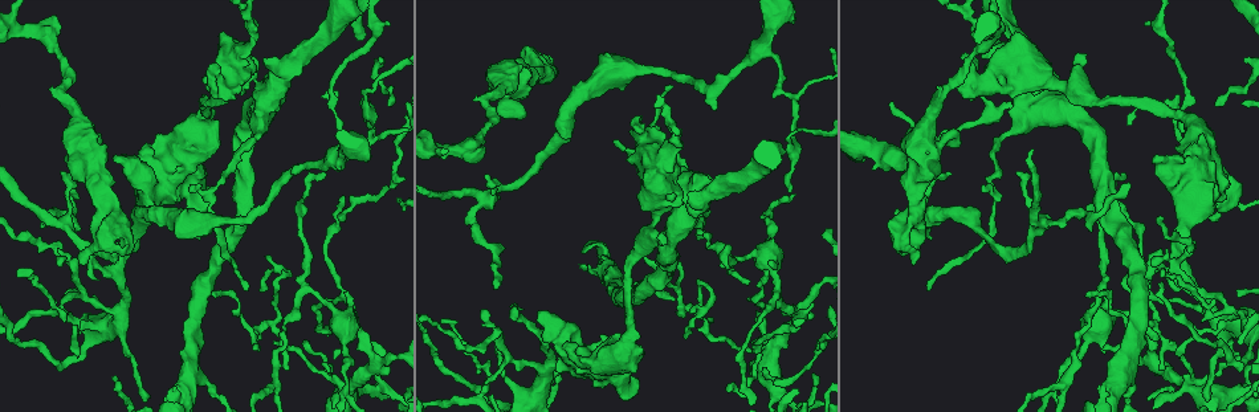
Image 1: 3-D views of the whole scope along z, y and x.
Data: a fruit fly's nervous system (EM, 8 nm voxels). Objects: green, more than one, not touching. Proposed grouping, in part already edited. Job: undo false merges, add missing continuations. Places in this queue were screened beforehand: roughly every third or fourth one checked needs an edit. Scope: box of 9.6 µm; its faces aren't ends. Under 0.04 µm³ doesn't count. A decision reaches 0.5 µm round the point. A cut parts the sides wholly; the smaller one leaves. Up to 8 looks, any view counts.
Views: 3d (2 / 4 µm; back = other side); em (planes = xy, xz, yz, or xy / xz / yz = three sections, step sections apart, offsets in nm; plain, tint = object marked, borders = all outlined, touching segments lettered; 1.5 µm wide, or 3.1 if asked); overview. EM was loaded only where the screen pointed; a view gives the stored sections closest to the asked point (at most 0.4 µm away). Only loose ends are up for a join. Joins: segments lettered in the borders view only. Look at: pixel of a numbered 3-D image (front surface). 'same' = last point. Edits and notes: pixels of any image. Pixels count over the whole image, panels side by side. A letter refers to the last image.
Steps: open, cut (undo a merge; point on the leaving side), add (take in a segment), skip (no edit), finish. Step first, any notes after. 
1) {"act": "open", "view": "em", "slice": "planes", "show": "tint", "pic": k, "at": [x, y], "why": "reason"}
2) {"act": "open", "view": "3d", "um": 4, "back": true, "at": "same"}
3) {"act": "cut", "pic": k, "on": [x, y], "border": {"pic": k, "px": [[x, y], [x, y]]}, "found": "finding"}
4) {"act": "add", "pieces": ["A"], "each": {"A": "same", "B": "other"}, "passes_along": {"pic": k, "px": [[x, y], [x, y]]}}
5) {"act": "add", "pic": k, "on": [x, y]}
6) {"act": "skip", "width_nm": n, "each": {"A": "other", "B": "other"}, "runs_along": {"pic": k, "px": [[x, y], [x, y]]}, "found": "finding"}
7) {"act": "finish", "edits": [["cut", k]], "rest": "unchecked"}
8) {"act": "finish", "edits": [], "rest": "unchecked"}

{"act": "open", "view": "em", "slice": "xy", "step": 8, "show": "tint", "pic": 1, "at": [501, 247], "why": "tapers out"}

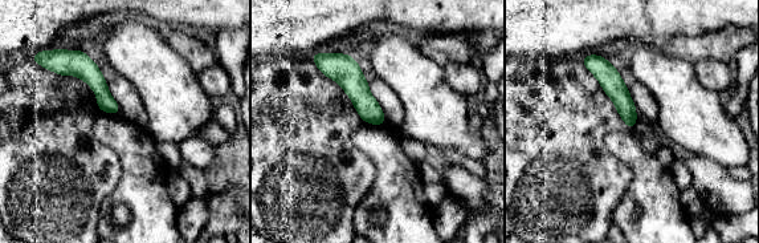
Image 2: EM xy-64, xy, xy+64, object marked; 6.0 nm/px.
{"act": "open", "view": "em", "slice": "planes", "show": "borders", "at": "same", "why": "cut it another way"}

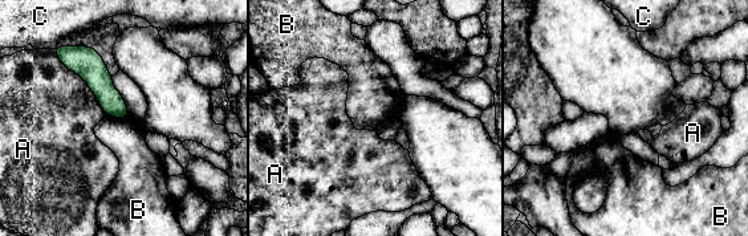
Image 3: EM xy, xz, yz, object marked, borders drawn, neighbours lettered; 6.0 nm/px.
{"act": "skip", "longest_contact_nm": ["A", 500], "each": {"A": "other", "B": "other", "C": "other"}, "found": "none of them fits"}

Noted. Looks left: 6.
{"act": "open", "view": "3d", "um": 2, "pic": 1, "at": [911, 220], "why": "sudden change in width"}

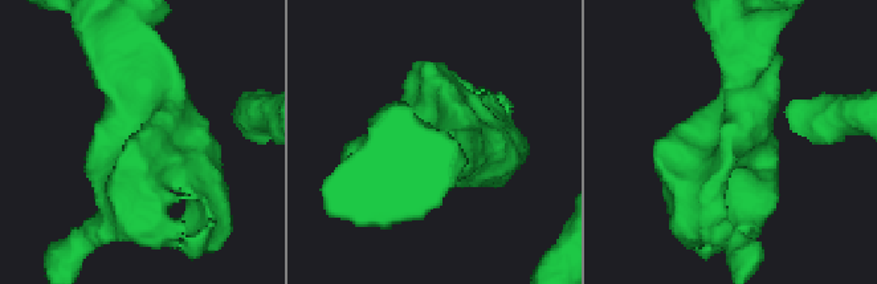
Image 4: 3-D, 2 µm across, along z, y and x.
{"act": "open", "view": "em", "slice": "planes", "show": "tint", "pic": 4, "at": [161, 132], "why": "now the EM"}

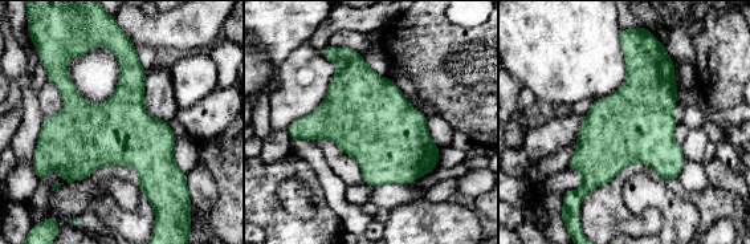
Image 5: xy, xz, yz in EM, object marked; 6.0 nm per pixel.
{"act": "open", "view": "em", "slice": "planes", "show": "borders", "at": "same", "why": "what lies round it"}

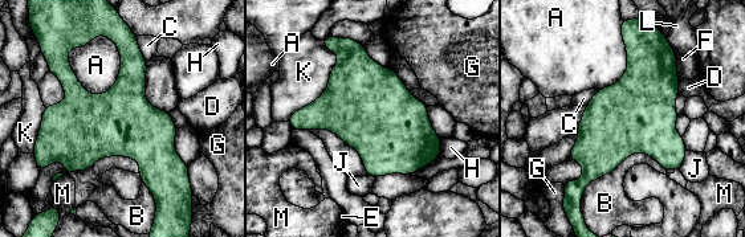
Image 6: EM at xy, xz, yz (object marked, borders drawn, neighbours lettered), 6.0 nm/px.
{"act": "skip", "each": {"A": "other", "B": "other", "C": "other", "D": "other", "E": "other", "F": "other", "G": "other", "H": "other", "J": "other", "K": "other", "L": "other", "M": "other"}, "border": {"pic": 6, "px": [[98, 33], [121, 58], [101, 95]]}, "found": "all the same neuron"}

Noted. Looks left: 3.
{"act": "open", "view": "3d", "um": 4, "pic": 1, "at": [714, 108], "why": "free end"}

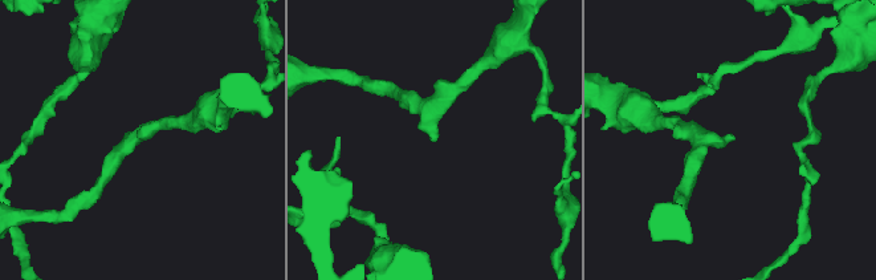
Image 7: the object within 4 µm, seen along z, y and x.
{"act": "open", "view": "em", "slice": "planes", "show": "tint", "pic": 7, "at": [431, 137], "arm_widths_nm": [220, 220], "why": "need the tissue"}

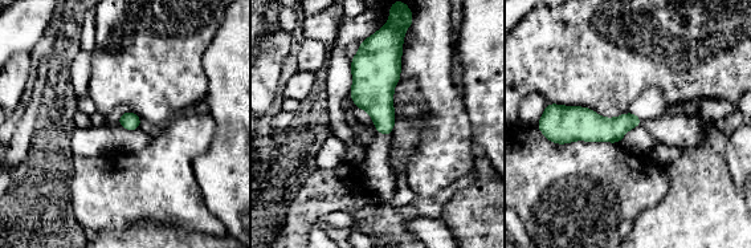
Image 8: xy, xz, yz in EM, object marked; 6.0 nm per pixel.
{"act": "open", "view": "em", "slice": "planes", "show": "borders", "at": "same"}

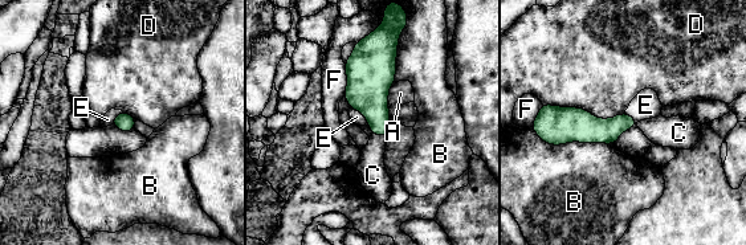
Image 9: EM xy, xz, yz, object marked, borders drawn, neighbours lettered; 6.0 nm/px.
{"act": "add", "pieces": ["C"], "each": {"A": "other", "B": "other", "C": "same", "D": "other", "E": "other", "F": "other"}, "passes_along": {"pic": 9, "px": [[369, 94], [379, 134], [371, 170]]}, "found": "the neuron continues"}

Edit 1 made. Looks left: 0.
{"act": "finish", "edits": [["add", 9]], "rest": "unchecked"}

